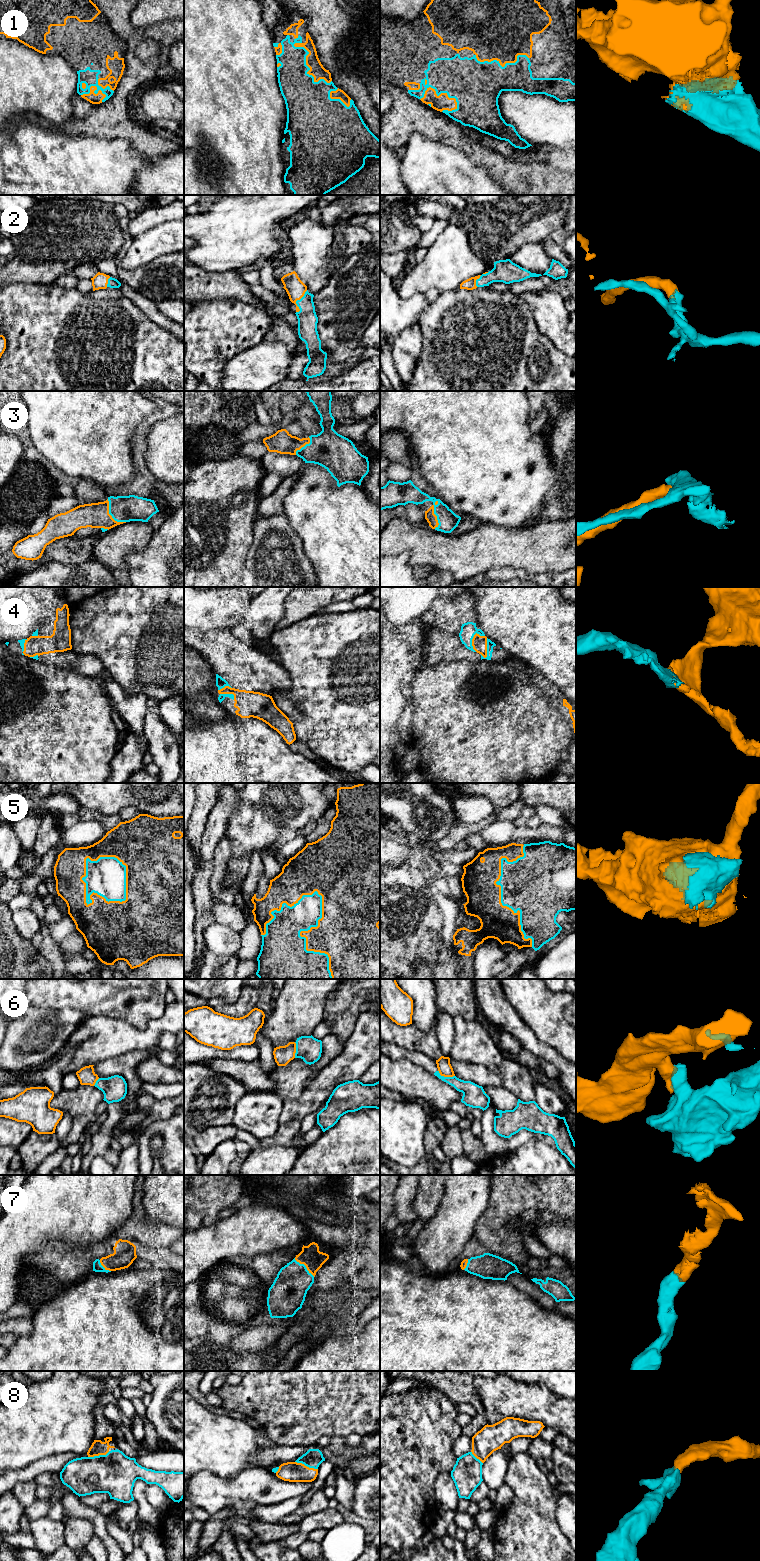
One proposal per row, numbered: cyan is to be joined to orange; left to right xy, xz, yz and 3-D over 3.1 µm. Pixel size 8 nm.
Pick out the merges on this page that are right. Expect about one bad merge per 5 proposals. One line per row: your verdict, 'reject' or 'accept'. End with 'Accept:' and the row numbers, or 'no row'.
1: accept
2: accept
3: accept
4: accept
5: accept
6: reject
7: accept
8: accept
Accept: 1, 2, 3, 4, 5, 7, 8

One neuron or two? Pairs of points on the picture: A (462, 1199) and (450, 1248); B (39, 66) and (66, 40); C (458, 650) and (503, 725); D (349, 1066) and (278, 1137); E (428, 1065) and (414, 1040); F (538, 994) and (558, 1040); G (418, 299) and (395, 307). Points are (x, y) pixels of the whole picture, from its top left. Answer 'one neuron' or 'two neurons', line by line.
A: one neuron
B: two neurons
C: two neurons
D: one neuron
E: two neurons
F: one neuron
G: one neuron

